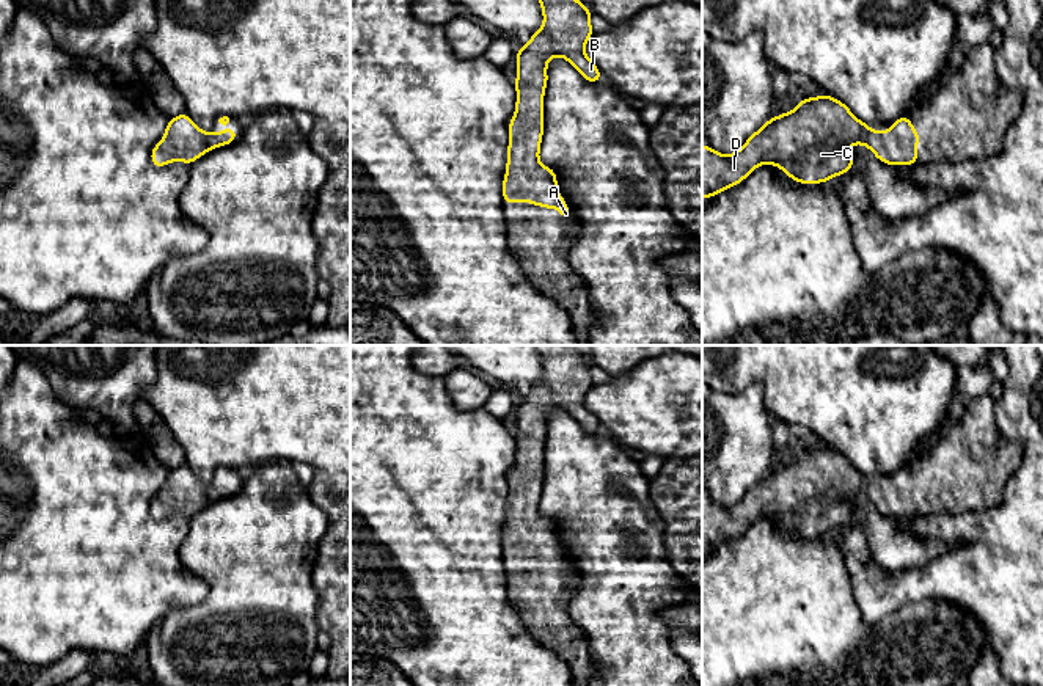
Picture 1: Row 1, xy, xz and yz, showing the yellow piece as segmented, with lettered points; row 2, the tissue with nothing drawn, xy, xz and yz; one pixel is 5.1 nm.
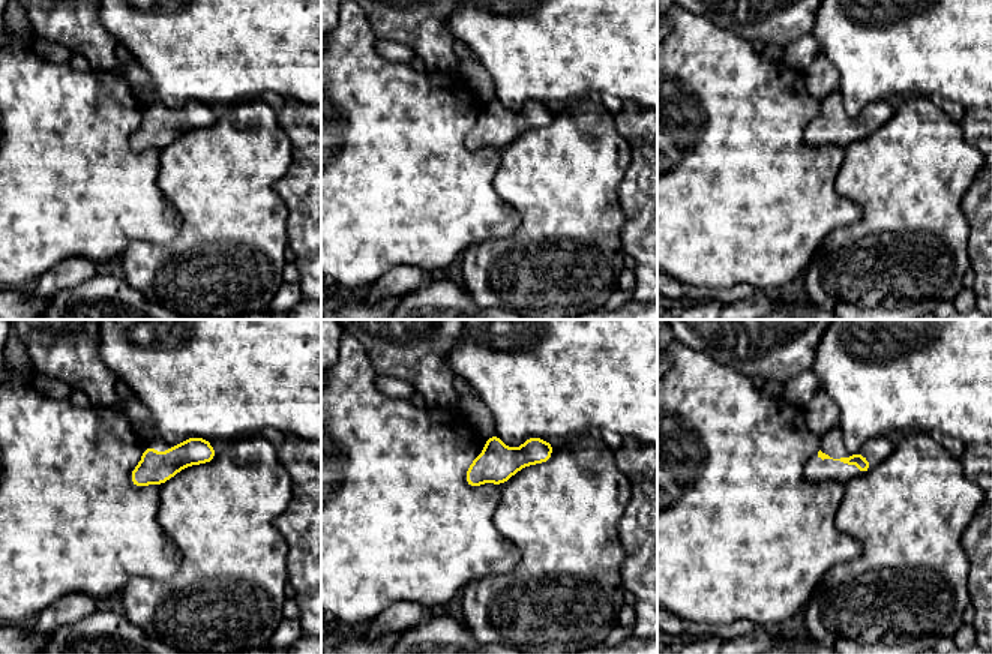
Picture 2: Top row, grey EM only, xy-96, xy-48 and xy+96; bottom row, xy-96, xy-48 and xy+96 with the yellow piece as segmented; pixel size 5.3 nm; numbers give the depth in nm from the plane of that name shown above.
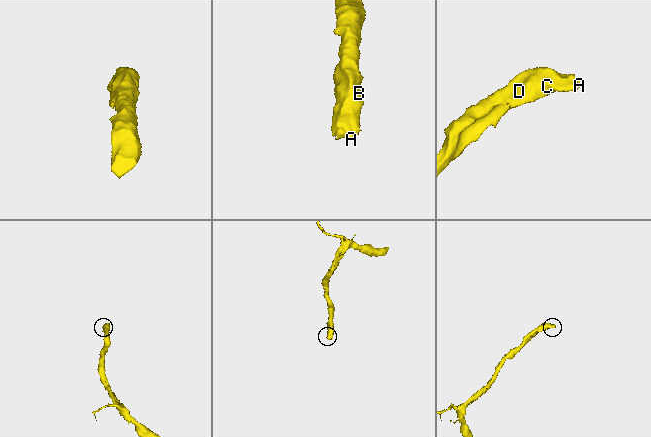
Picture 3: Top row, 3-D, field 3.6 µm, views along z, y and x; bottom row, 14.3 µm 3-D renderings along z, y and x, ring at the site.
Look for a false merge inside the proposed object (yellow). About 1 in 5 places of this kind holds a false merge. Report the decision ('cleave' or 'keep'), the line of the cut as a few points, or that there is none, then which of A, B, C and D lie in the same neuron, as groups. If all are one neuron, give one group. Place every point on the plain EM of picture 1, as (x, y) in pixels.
keep | no cut | A B C D

